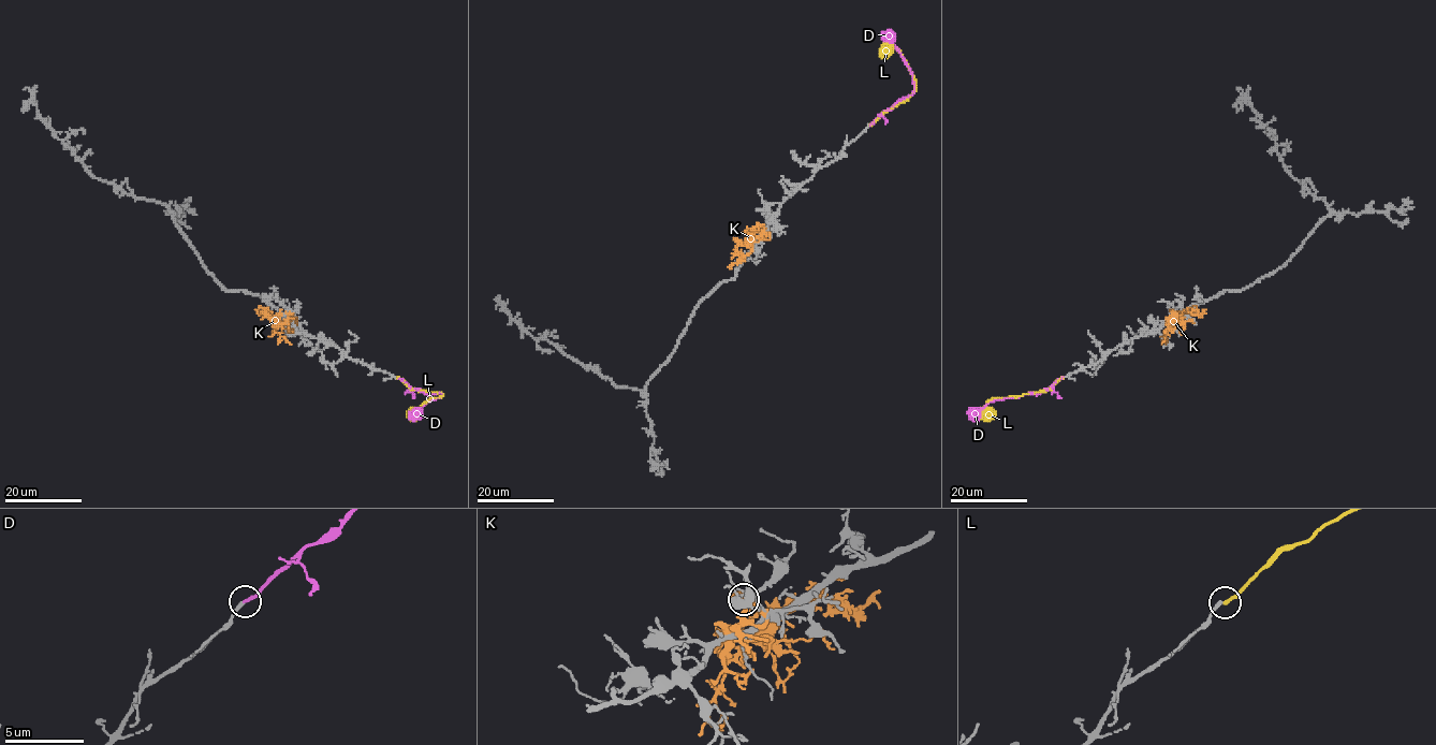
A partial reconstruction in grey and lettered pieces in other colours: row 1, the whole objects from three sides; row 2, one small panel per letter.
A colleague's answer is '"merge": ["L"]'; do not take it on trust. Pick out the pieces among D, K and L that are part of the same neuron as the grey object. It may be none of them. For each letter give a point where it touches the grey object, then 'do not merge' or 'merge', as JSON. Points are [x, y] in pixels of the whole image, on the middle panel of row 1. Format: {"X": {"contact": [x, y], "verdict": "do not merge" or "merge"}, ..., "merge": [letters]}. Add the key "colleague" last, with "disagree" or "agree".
{"D": {"contact": [869, 125], "verdict": "do not merge"}, "K": {"contact": [762, 234], "verdict": "do not merge"}, "L": {"contact": [870, 125], "verdict": "merge"}, "merge": ["L"], "colleague": "agree"}

